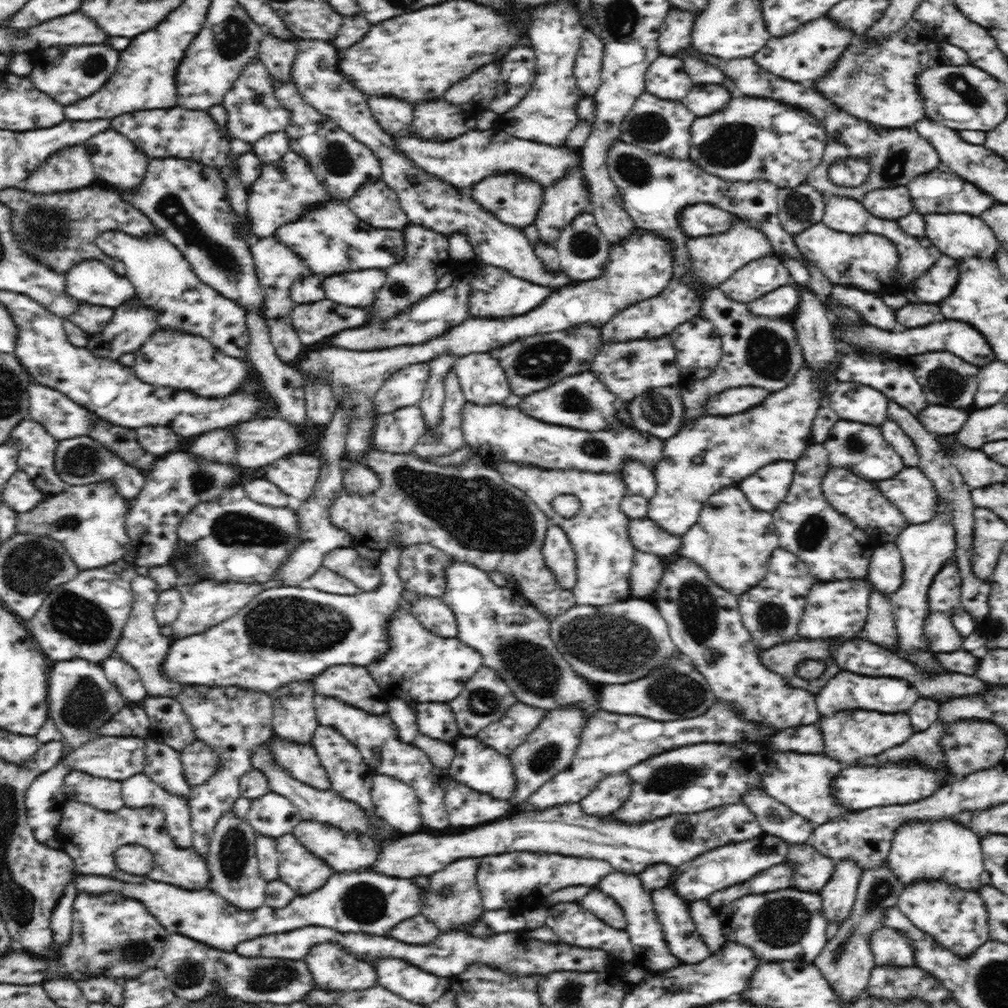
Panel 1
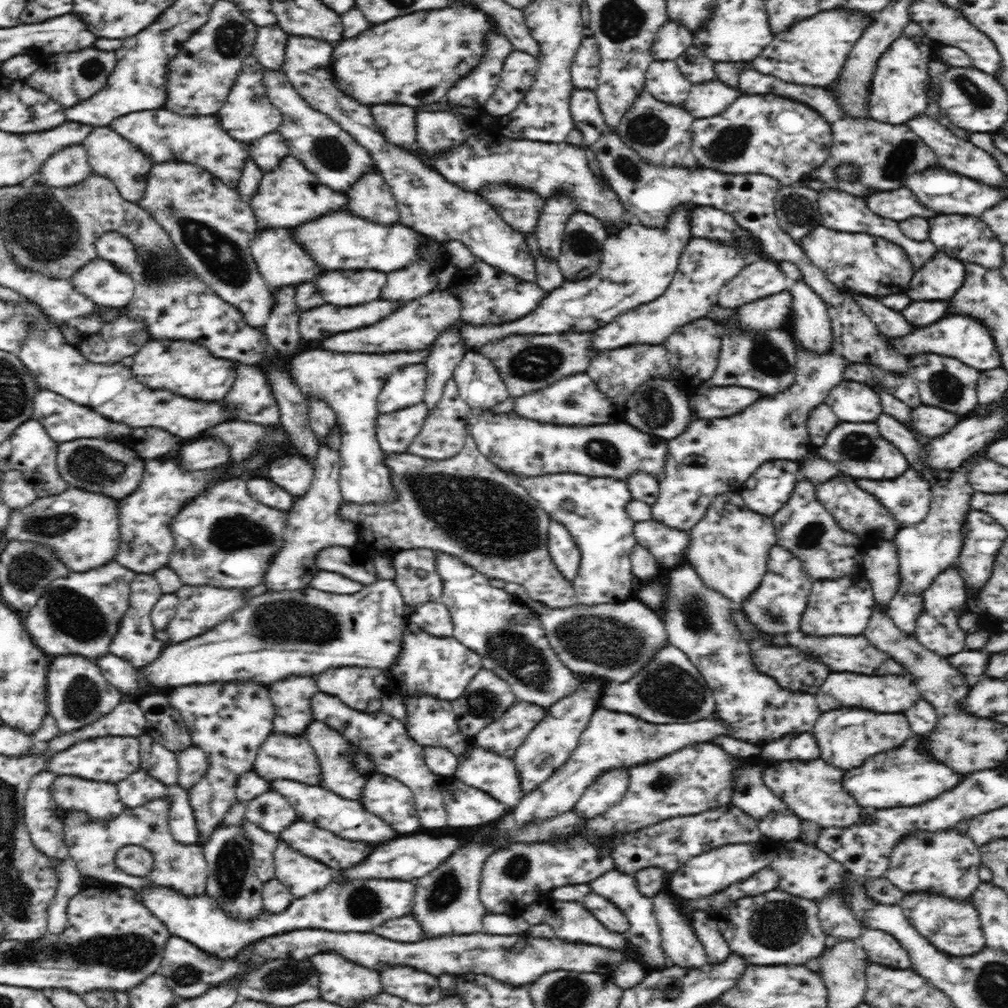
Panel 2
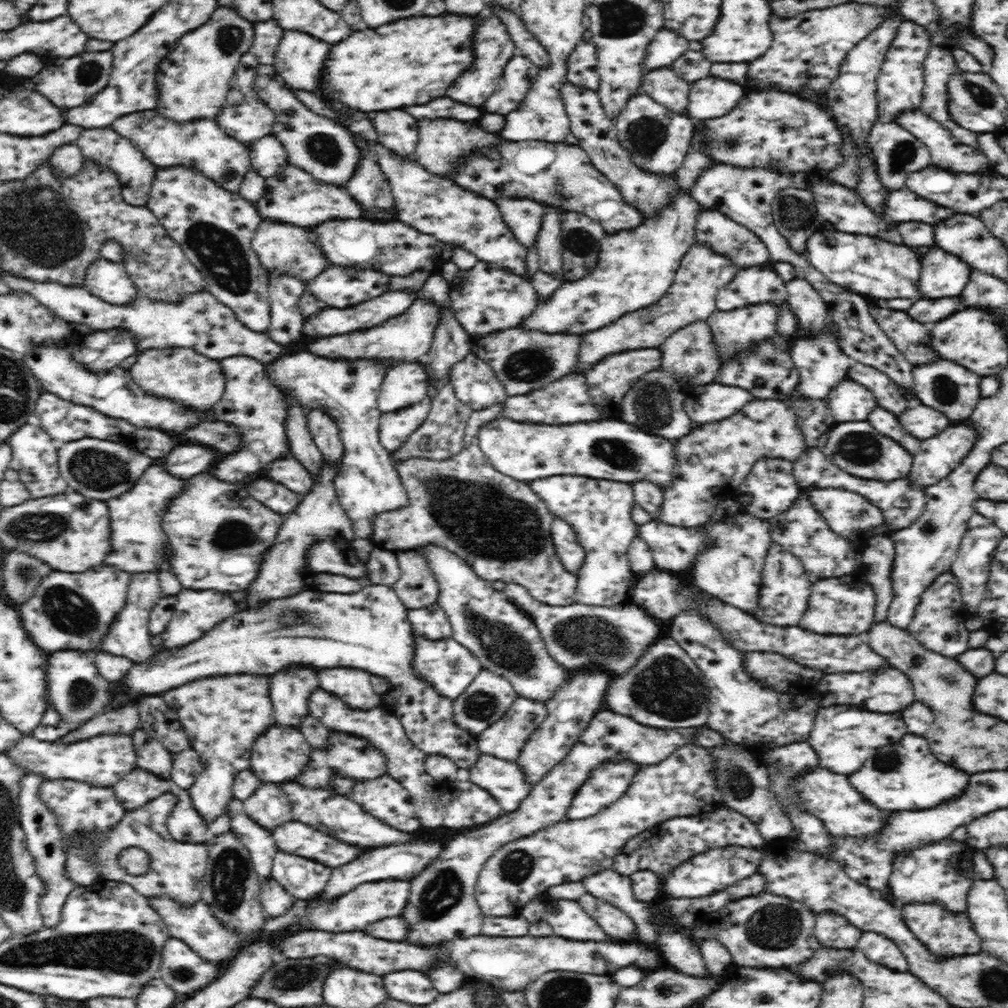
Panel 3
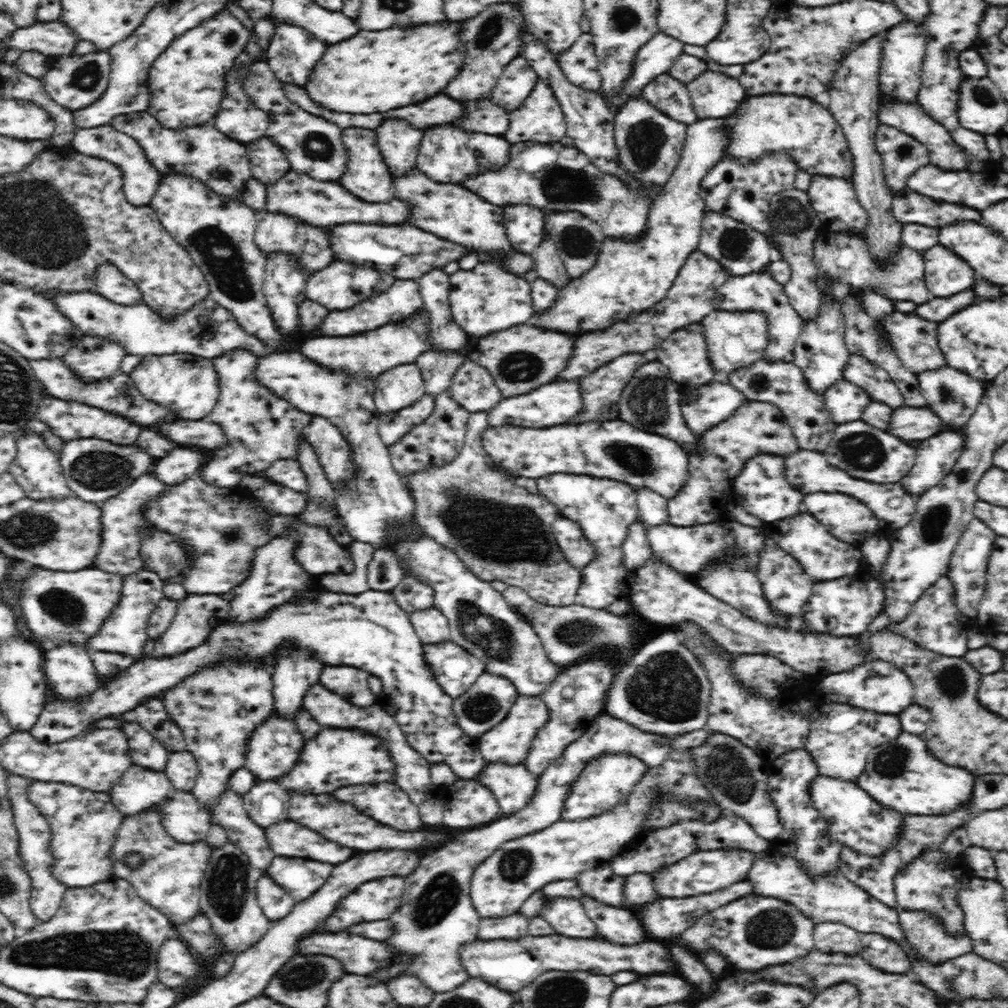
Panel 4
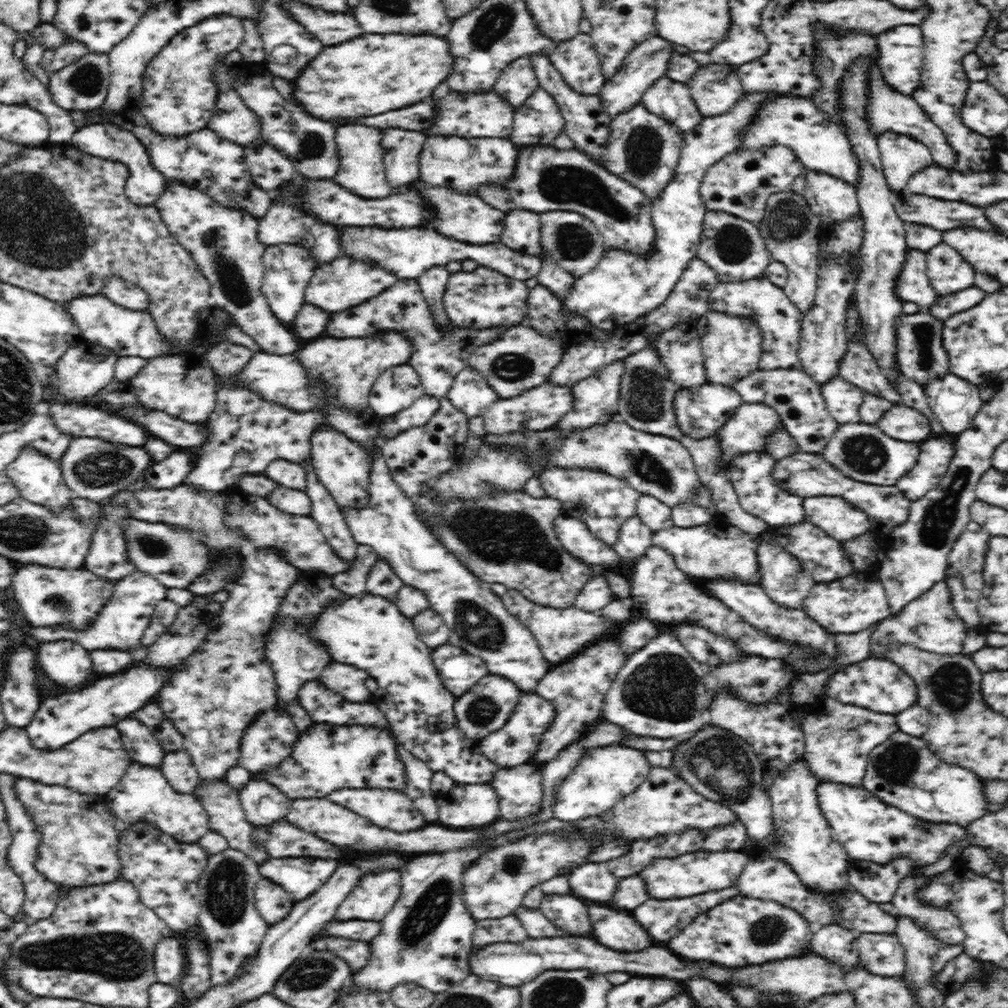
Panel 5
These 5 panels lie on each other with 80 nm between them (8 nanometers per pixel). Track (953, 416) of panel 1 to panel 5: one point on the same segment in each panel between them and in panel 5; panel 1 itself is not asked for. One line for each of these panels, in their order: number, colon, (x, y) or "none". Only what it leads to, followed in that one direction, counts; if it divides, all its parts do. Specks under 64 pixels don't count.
2: (931, 421)
3: (920, 421)
4: (914, 423)
5: (902, 423)

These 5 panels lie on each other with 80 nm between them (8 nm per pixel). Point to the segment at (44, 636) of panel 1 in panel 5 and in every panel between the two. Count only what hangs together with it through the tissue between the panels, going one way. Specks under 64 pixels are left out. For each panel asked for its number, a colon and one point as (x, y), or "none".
2: (80, 613)
3: (69, 611)
4: (62, 607)
5: (47, 596)

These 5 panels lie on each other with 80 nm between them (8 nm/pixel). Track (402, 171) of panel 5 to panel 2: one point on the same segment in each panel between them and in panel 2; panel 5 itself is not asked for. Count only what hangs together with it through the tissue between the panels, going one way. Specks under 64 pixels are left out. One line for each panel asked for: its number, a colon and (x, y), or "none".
2: (396, 123)
3: (397, 131)
4: (399, 143)

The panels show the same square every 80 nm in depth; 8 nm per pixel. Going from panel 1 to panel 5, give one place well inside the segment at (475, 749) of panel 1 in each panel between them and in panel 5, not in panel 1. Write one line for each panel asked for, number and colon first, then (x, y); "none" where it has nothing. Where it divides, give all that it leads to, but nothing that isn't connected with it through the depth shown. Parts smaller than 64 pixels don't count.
2: (496, 775)
3: (505, 780)
4: (513, 785)
5: (520, 788)

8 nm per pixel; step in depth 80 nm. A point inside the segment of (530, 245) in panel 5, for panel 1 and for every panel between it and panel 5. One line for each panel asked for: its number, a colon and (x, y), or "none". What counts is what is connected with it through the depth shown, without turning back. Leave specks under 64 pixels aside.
1: (515, 200)
2: (521, 208)
3: (524, 216)
4: (525, 226)

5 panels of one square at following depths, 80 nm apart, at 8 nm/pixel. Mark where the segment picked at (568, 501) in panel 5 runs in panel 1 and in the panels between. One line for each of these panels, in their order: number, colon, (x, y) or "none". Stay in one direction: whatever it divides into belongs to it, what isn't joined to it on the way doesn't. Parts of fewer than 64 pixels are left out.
1: (599, 534)
2: (601, 527)
3: (600, 511)
4: (604, 508)

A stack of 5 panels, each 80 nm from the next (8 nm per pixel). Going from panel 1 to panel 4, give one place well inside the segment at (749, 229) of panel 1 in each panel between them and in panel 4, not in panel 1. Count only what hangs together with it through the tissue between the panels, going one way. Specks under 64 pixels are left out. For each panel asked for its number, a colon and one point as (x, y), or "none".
2: (706, 266)
3: (703, 272)
4: (689, 300)

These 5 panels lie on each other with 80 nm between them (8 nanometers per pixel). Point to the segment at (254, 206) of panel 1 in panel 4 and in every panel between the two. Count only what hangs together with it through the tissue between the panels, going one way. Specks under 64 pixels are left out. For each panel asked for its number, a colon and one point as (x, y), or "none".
2: (290, 195)
3: (293, 196)
4: (296, 194)

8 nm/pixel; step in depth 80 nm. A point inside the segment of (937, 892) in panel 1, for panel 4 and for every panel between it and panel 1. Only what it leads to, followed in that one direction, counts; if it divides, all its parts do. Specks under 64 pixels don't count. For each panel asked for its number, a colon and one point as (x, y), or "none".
2: (953, 927)
3: (945, 934)
4: (923, 932)

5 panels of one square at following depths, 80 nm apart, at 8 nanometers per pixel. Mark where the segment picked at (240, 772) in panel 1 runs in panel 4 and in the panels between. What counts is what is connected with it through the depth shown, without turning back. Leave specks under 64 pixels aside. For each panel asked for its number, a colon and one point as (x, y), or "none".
2: (229, 722)
3: (223, 716)
4: (217, 709)

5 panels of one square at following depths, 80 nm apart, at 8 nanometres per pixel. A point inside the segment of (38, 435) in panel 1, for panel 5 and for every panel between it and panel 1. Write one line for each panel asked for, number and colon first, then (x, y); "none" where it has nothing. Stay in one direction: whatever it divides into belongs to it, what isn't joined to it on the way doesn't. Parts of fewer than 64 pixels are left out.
2: (33, 452)
3: (34, 458)
4: (36, 468)
5: (39, 480)

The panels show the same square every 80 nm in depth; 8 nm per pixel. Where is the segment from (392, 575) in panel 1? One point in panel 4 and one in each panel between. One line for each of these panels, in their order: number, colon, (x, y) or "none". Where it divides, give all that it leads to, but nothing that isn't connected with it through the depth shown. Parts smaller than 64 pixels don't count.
2: (276, 635)
3: (370, 630)
4: (369, 631)

